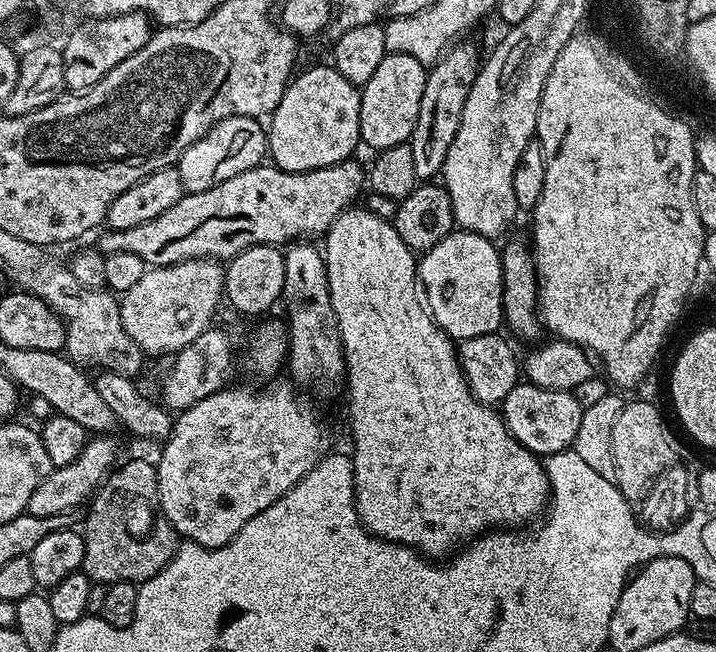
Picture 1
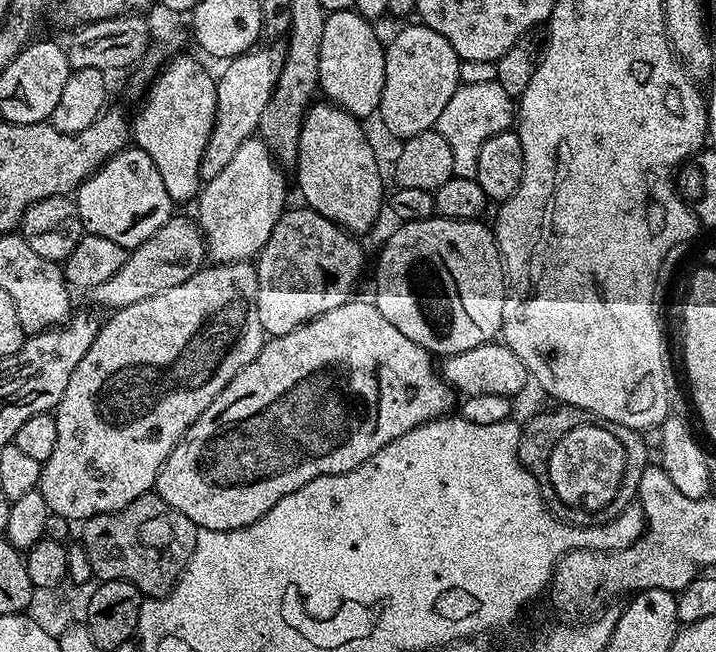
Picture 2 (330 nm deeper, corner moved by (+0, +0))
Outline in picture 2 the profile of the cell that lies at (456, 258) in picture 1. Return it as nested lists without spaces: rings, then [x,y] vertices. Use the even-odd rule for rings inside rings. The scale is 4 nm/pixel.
[[[433,218],[422,222],[401,223],[400,229],[389,238],[384,244],[384,249],[380,252],[380,257],[376,260],[376,297],[374,303],[378,310],[382,310],[382,315],[392,323],[401,334],[406,334],[410,342],[418,342],[433,357],[443,358],[462,354],[462,350],[474,350],[474,346],[491,344],[501,335],[504,327],[504,293],[506,291],[506,281],[504,279],[504,262],[500,259],[500,247],[496,245],[496,233],[491,227],[488,228],[480,220],[446,220],[443,218]]]

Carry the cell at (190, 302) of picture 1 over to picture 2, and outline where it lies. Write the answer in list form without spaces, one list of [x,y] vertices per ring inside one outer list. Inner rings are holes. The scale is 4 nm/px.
[[[253,138],[242,142],[234,158],[218,173],[218,178],[201,187],[198,223],[204,231],[207,255],[215,263],[233,264],[235,260],[251,261],[259,256],[270,238],[270,230],[274,230],[289,203],[288,188],[280,172],[283,172],[281,165],[276,163],[264,141]]]

